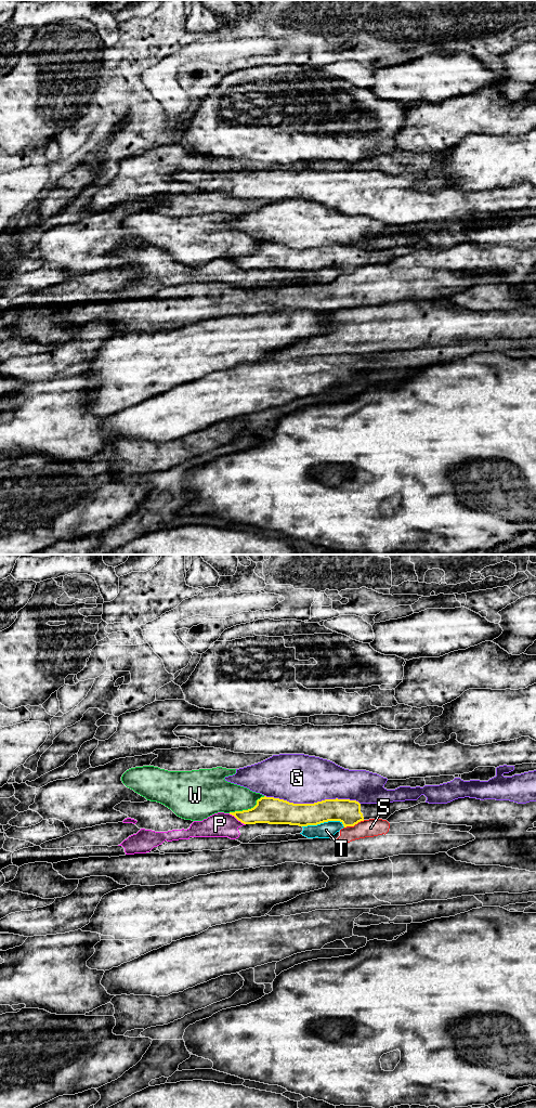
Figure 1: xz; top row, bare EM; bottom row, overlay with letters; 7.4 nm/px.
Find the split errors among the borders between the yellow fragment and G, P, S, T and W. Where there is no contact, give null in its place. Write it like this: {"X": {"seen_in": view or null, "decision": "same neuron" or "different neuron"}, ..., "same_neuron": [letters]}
{"G": {"seen_in": "xz", "decision": "different neuron"}, "P": {"seen_in": "xz", "decision": "different neuron"}, "S": {"seen_in": "xz", "decision": "different neuron"}, "T": {"seen_in": "xz", "decision": "different neuron"}, "W": {"seen_in": "xz", "decision": "different neuron"}, "same_neuron": []}

